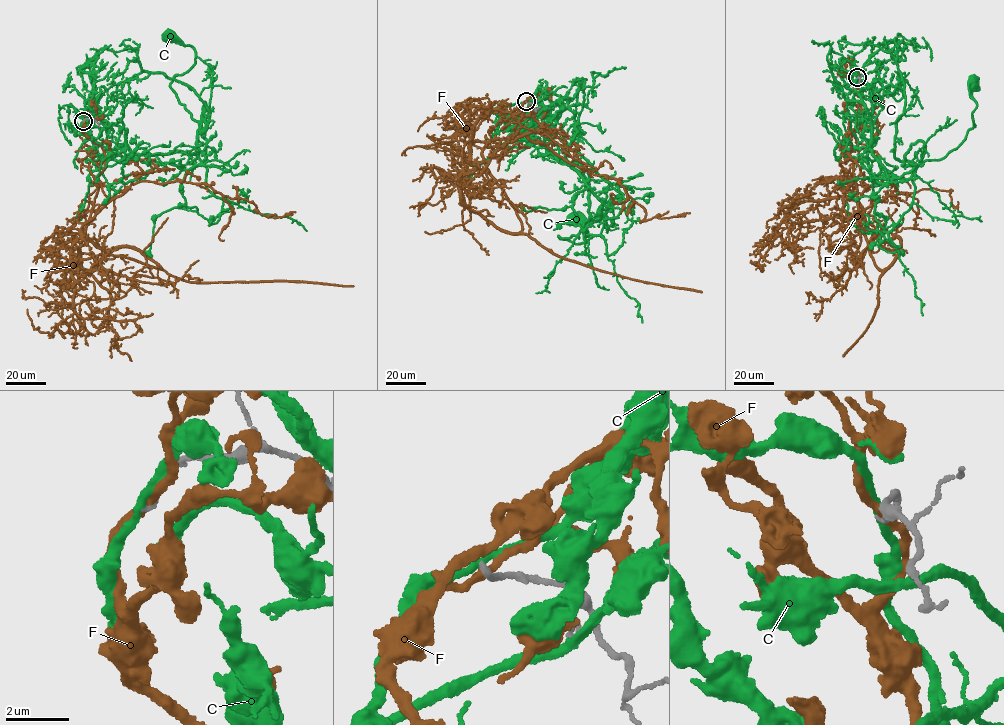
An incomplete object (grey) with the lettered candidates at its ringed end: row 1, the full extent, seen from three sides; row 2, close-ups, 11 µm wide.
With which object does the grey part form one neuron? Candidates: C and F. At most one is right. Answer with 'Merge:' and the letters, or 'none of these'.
Merge: none of these

